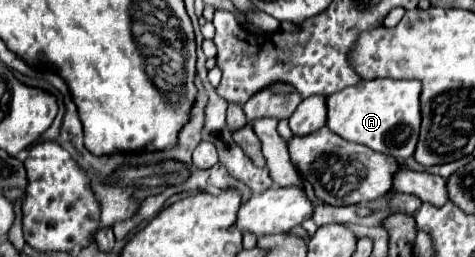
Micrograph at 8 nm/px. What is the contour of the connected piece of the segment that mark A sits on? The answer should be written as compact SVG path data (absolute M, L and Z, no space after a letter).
M372 79L360 81L328 97L328 127L344 137L346 141L366 145L374 151L386 153L398 161L406 161L414 155L420 135L420 93L422 83L418 81L396 81L396 79Z

